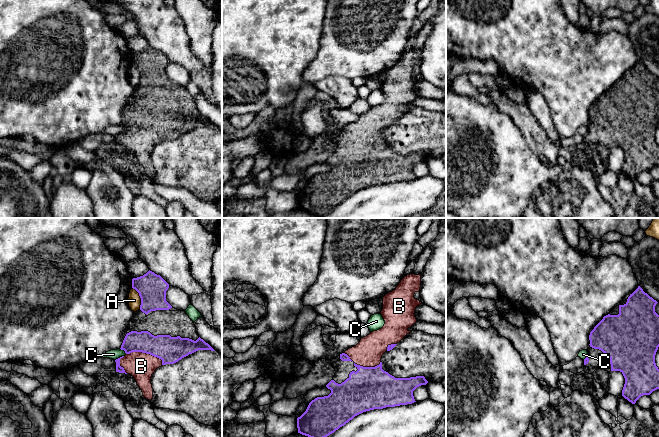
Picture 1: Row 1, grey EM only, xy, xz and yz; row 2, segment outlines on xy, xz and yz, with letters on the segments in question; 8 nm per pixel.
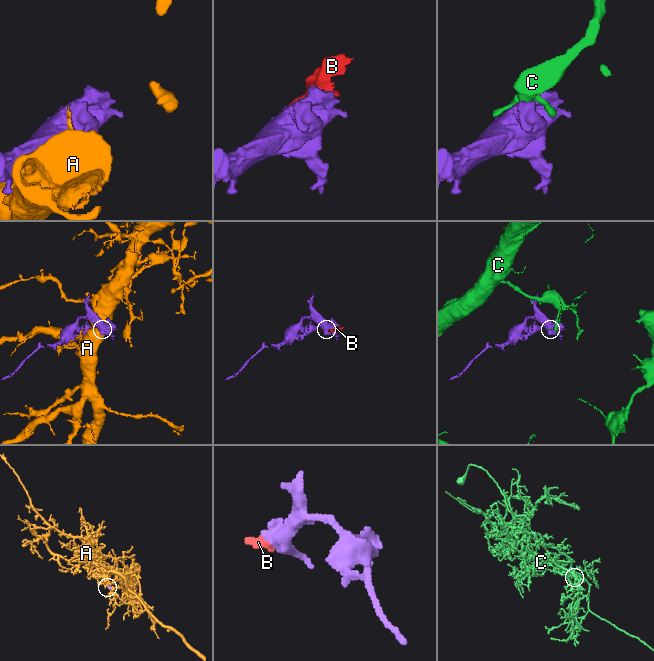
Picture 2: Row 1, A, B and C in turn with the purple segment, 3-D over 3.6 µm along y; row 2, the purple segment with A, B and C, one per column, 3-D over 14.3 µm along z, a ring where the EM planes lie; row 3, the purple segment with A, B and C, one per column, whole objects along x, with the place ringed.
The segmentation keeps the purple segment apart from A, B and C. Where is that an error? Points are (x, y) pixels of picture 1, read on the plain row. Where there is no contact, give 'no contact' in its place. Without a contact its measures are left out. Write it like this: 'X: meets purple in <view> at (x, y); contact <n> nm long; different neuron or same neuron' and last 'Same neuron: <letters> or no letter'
A: meets purple in xy at (140, 73); contact 190 nm long; different neuron
B: meets purple in xy at (146, 129); contact 300 nm long; same neuron
C: meets purple in xy at (120, 133); contact 80 nm long; different neuron
Same neuron: B

